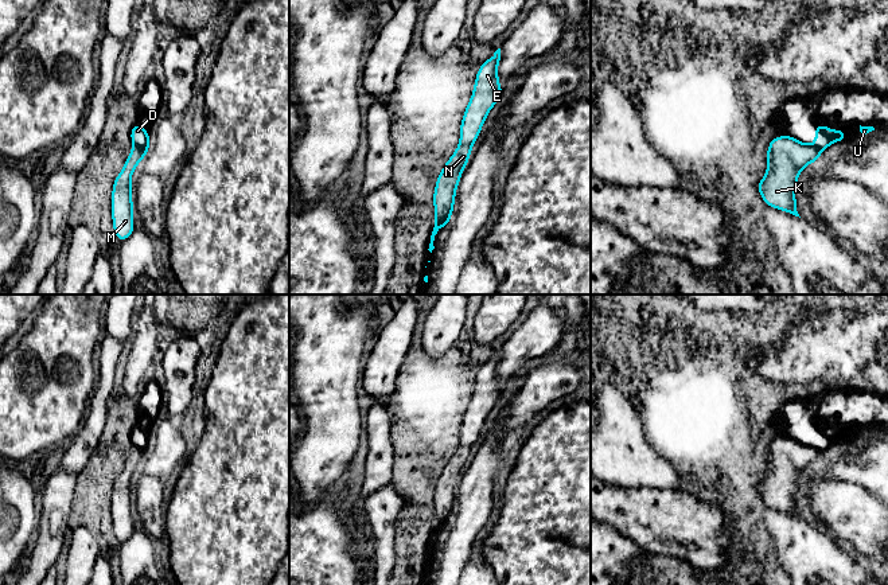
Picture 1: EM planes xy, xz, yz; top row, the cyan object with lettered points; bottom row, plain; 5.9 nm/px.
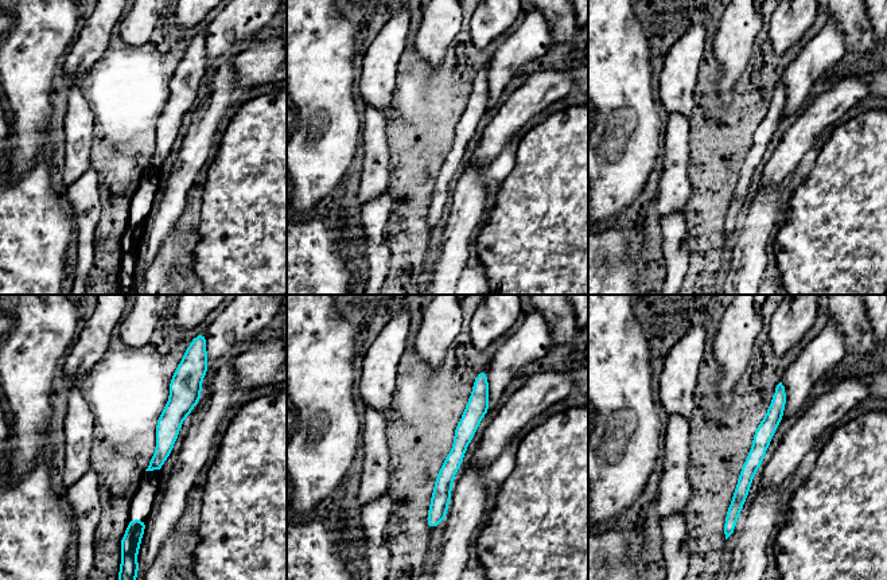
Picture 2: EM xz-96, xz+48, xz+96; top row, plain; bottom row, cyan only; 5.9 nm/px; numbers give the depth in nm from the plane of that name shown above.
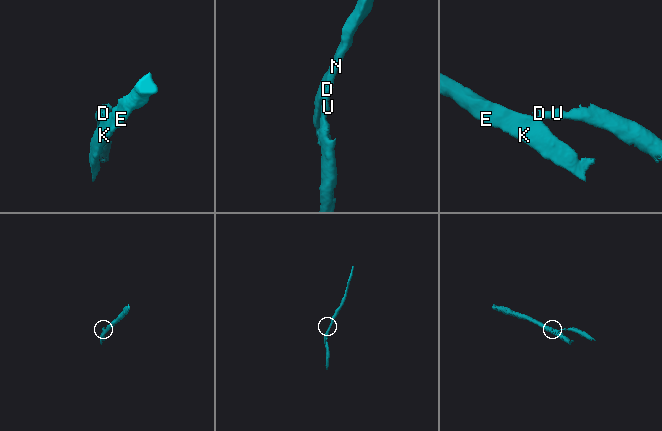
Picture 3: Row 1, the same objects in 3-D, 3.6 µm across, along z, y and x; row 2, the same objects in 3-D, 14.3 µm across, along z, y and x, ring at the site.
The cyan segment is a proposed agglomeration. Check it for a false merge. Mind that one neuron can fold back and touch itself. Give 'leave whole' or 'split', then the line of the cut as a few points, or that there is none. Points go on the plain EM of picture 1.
split | xz (448, 518), (435, 526)

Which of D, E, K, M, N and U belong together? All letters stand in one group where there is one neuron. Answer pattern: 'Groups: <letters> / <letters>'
Groups: D U / E K M N

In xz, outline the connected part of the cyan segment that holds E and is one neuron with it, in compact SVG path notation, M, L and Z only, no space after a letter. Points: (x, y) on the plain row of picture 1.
M498 350L476 374L474 394L460 425L459 448L443 468L436 483L436 491L433 495L435 526L443 520L451 519L456 488L460 483L460 476L470 461L472 445L478 440L488 413L503 397L498 381L499 362L501 350Z

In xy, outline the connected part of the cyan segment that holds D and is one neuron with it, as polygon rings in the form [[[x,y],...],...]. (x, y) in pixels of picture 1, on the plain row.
[[[135,425],[132,428],[131,441],[133,446],[137,449],[148,452],[148,449],[151,448],[149,436],[140,425]]]

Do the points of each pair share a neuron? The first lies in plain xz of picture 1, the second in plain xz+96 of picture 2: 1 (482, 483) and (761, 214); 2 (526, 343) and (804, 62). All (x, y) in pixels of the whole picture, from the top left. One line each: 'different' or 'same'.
1: same
2: same

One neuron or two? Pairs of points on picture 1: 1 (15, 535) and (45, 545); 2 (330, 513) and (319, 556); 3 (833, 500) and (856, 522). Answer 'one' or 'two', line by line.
1: two
2: one
3: one

